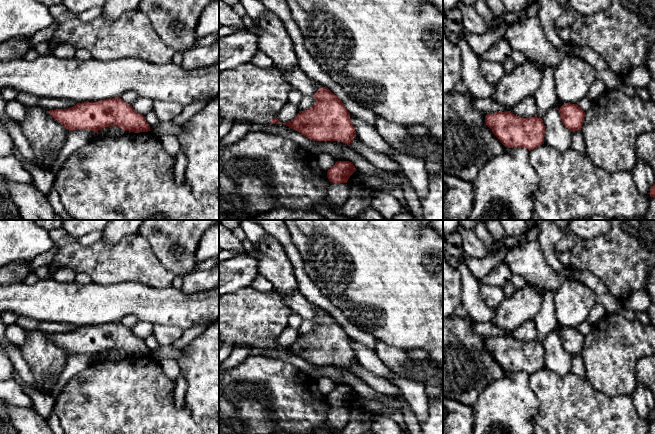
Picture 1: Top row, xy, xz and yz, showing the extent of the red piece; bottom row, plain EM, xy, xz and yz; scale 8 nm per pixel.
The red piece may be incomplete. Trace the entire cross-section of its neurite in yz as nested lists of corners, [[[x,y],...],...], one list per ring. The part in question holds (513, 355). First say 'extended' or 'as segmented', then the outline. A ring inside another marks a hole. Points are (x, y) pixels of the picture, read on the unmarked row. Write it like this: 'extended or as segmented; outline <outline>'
as segmented; outline [[[511,335],[488,337],[486,349],[506,372],[526,372],[529,375],[544,368],[545,349],[542,342],[537,340],[522,342]]]

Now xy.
as segmented; outline [[[120,321],[77,327],[68,333],[50,334],[49,338],[69,355],[91,354],[97,357],[109,350],[134,357],[151,355],[145,341]]]

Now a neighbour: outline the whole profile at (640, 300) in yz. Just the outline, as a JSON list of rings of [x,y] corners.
[[[645,289],[634,292],[624,303],[623,306],[633,312],[647,312],[651,304],[651,298]]]

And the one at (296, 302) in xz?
[[[294,291],[289,295],[281,294],[284,304],[302,319],[312,320],[319,312],[324,312],[322,308],[310,302],[302,293]]]

